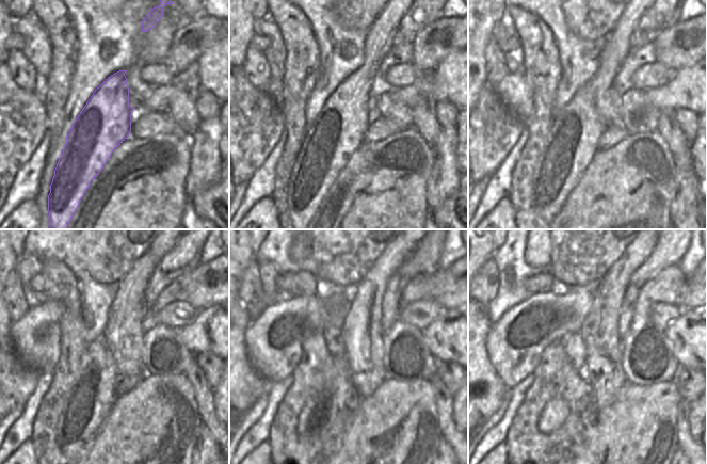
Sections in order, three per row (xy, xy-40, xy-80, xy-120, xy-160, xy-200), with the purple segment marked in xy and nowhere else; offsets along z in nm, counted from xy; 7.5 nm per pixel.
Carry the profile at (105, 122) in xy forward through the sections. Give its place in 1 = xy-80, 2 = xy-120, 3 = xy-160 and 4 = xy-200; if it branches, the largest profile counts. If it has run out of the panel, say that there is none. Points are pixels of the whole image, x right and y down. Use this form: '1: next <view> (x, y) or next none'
1: next xy-80 (573, 142)
2: next xy-120 (93, 389)
3: next xy-160 (322, 406)
4: next xy-200 (556, 413)

